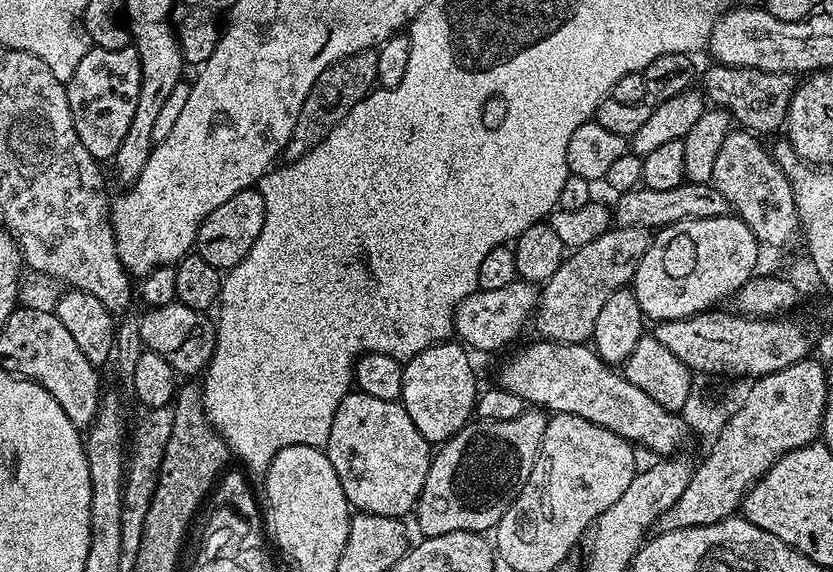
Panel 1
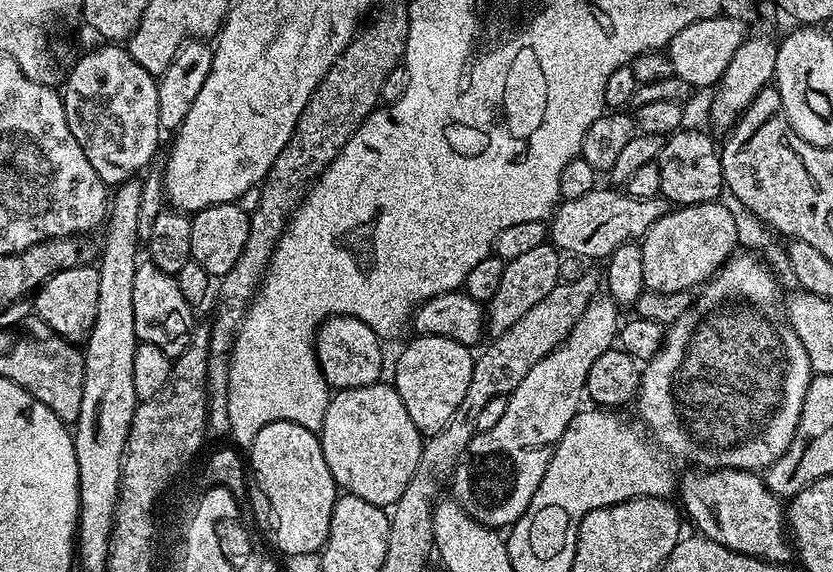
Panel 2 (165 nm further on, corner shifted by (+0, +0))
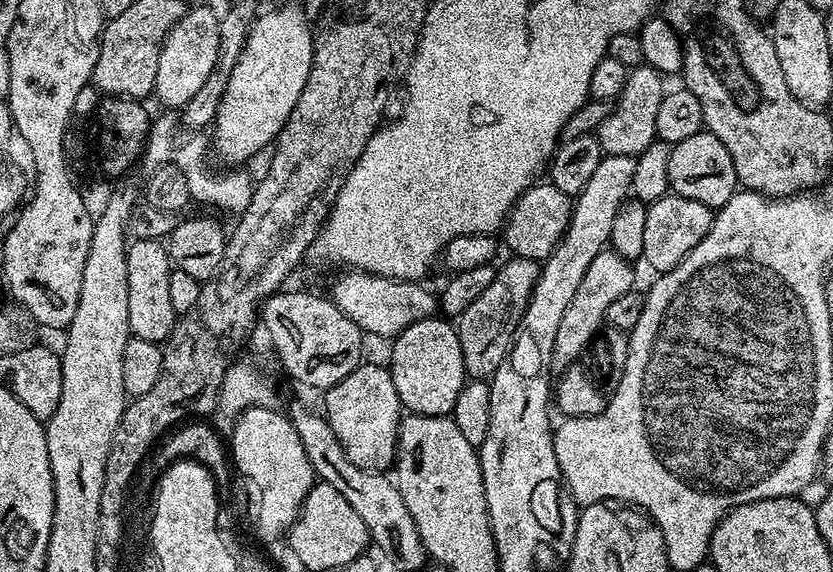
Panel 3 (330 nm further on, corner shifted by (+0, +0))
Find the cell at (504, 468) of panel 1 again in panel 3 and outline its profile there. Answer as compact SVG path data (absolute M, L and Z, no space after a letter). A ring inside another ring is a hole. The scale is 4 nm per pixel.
M611 250L599 252L594 258L594 262L590 262L590 266L586 266L586 274L582 274L582 282L578 286L578 294L574 294L574 298L570 298L570 306L566 306L566 314L562 314L562 323L558 326L558 334L554 338L552 354L557 365L567 366L579 361L581 359L580 355L584 352L584 347L595 336L597 339L598 333L605 327L608 319L610 302L614 302L614 298L622 298L622 294L633 291L632 268L633 265L629 261L624 260L618 253Z

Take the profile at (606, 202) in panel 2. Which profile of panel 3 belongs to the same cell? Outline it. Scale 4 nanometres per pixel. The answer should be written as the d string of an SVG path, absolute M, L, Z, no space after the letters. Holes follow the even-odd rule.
M550 182L533 184L516 199L512 209L508 212L502 225L503 247L505 244L512 256L521 256L537 262L547 260L556 243L564 237L564 231L567 230L572 217L573 203L573 197L562 194L562 190L558 190Z

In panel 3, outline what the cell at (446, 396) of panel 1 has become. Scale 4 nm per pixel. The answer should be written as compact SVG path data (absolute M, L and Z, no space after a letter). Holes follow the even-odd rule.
M444 318L414 322L414 326L406 326L391 344L390 371L401 405L417 416L448 416L452 413L454 402L466 383L462 346L455 327Z

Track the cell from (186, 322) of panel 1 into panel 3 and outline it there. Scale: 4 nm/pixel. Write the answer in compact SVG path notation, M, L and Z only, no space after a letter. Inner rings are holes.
M132 240L129 243L126 254L126 282L130 282L128 331L132 336L160 344L167 341L174 330L178 313L170 302L170 274L173 267L167 247L161 241Z

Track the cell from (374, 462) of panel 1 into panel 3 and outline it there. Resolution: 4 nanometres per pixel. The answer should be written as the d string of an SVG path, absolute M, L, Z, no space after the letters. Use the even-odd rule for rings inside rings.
M362 362L323 396L323 415L350 459L363 468L387 469L387 464L389 467L396 459L396 434L402 419L402 405L391 371L385 365L383 368L380 364Z

